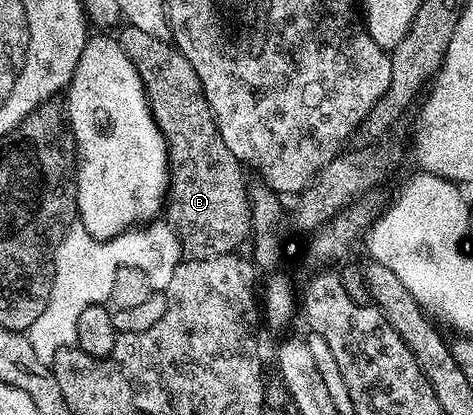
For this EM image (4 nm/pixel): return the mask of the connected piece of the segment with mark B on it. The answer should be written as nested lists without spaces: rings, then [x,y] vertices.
[[[135,27],[124,29],[123,50],[141,74],[151,113],[167,139],[171,182],[165,216],[179,237],[182,251],[192,260],[204,260],[242,249],[243,239],[252,235],[249,184],[243,181],[245,168],[221,142],[197,74],[174,43]]]

